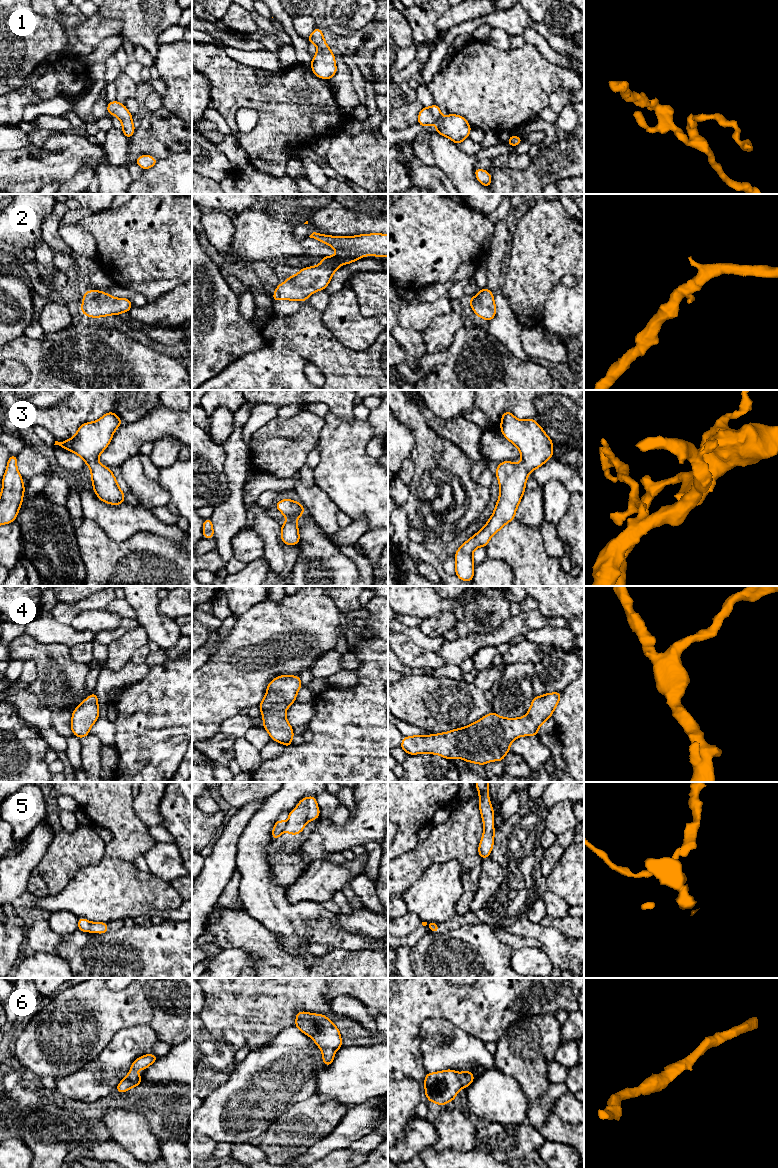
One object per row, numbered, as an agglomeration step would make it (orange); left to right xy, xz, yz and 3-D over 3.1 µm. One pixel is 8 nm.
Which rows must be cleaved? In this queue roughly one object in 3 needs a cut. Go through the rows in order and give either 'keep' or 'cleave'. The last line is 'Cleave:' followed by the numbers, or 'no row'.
1: keep
2: keep
3: keep
4: keep
5: cleave
6: keep
Cleave: 5

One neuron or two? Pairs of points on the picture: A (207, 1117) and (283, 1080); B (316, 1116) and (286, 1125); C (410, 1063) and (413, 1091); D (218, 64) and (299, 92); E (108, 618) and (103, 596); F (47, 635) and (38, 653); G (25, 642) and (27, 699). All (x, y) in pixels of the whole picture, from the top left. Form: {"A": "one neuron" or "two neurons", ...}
{"A": "one neuron", "B": "one neuron", "C": "two neurons", "D": "one neuron", "E": "two neurons", "F": "two neurons", "G": "two neurons"}

